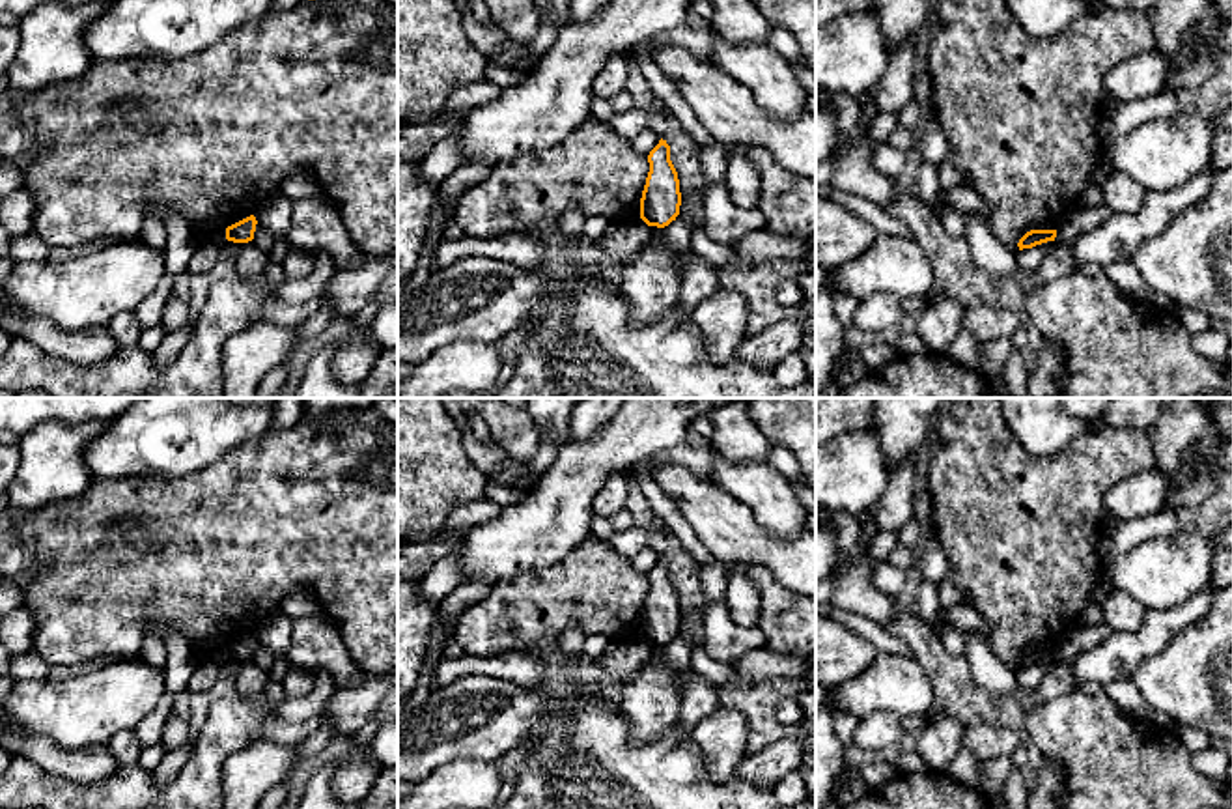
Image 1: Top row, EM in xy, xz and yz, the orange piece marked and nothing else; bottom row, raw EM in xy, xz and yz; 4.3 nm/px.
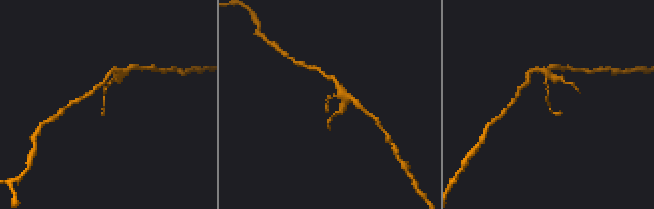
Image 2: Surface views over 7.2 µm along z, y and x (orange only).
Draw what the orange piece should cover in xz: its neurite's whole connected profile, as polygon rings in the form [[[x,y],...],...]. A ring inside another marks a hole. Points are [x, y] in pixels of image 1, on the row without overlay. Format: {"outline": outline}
{"outline": [[[666,559],[648,574],[650,590],[640,617],[640,637],[648,645],[665,646],[679,633],[681,611],[678,590],[670,579]]]}

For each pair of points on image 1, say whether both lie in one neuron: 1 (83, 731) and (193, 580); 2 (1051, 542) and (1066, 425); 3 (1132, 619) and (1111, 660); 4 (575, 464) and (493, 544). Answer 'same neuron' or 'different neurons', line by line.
1: different neurons
2: different neurons
3: different neurons
4: same neuron

